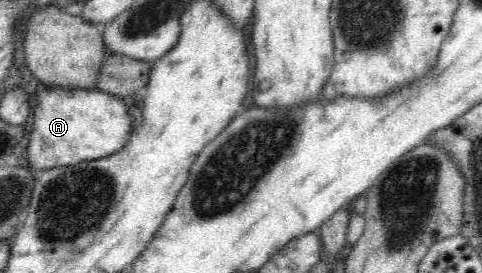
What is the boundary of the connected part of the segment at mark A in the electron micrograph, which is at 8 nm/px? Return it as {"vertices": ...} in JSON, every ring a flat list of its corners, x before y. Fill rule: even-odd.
{"vertices":[[42,87,38,91,33,119,26,159,35,169,76,165,114,155,126,147,133,133,132,116,124,105,124,100,96,88]]}

